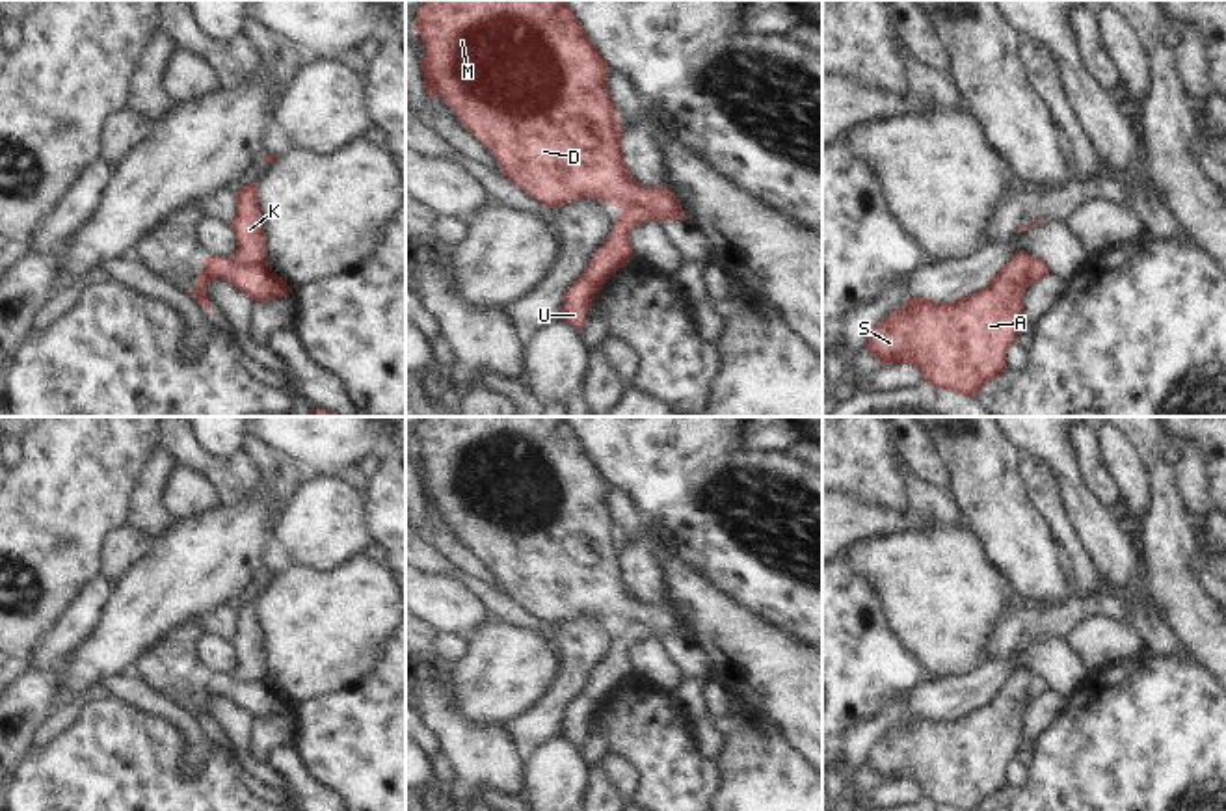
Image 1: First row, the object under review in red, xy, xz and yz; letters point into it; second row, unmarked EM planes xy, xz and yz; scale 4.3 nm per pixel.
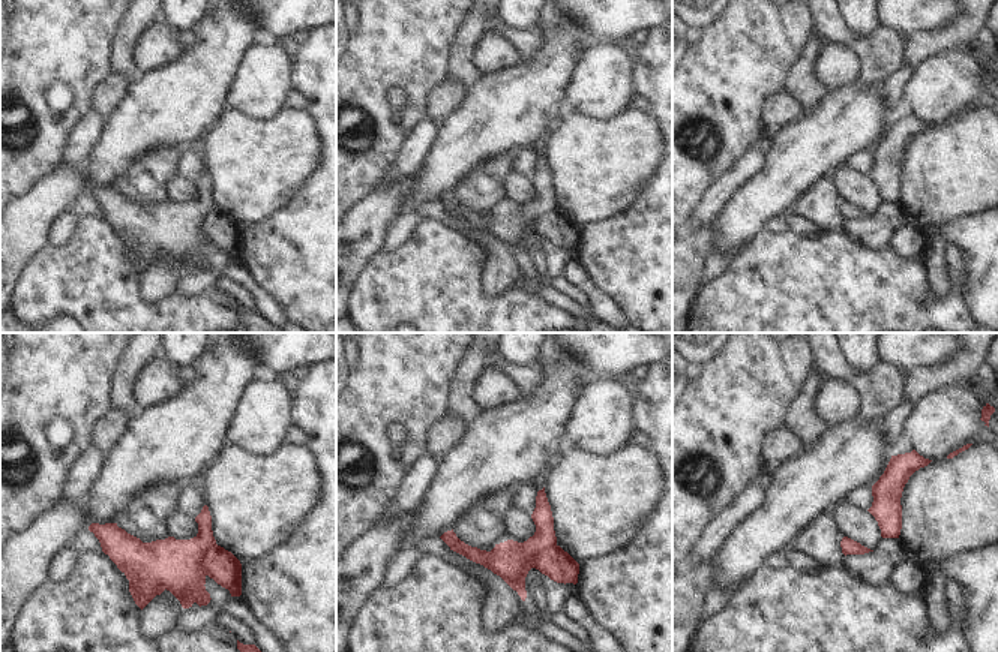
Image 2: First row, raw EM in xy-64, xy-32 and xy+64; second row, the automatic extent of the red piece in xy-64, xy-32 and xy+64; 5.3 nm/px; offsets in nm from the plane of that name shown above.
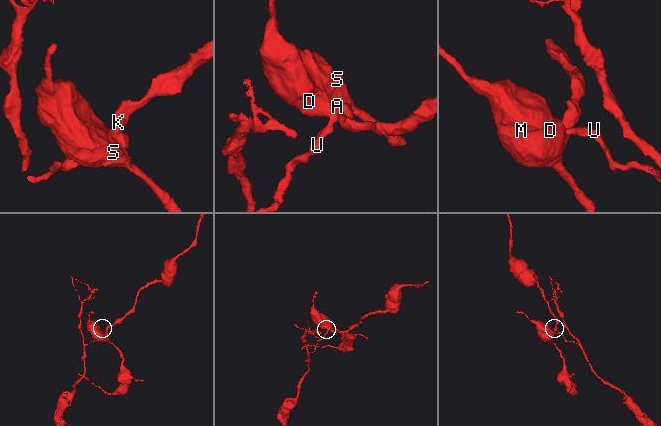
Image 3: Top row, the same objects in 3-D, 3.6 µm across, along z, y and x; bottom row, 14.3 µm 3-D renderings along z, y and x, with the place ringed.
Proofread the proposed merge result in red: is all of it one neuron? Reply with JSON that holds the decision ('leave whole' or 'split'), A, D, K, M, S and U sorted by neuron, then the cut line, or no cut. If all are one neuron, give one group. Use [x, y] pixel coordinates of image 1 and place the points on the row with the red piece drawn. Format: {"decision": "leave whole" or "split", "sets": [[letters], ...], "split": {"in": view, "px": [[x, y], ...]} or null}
{"decision": "split", "sets": [["A", "D", "K", "M", "S"], ["U"]], "split": {"in": "xy", "px": [[229, 257], [240, 266], [265, 265]]}}

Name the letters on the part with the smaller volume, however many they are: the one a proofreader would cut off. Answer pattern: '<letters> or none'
U

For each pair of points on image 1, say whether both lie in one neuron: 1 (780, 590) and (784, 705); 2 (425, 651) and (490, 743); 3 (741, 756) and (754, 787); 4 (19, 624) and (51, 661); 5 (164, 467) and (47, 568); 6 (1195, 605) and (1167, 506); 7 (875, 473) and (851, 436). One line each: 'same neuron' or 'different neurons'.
1: different neurons
2: same neuron
3: same neuron
4: different neurons
5: different neurons
6: same neuron
7: same neuron

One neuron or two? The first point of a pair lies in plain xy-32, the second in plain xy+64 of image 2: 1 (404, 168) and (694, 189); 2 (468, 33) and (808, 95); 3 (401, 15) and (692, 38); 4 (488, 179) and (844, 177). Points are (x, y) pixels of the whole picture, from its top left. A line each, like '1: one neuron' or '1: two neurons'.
1: two neurons
2: one neuron
3: two neurons
4: two neurons

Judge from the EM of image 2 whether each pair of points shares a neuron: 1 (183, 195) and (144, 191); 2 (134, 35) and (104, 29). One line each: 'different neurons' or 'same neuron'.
1: different neurons
2: different neurons

